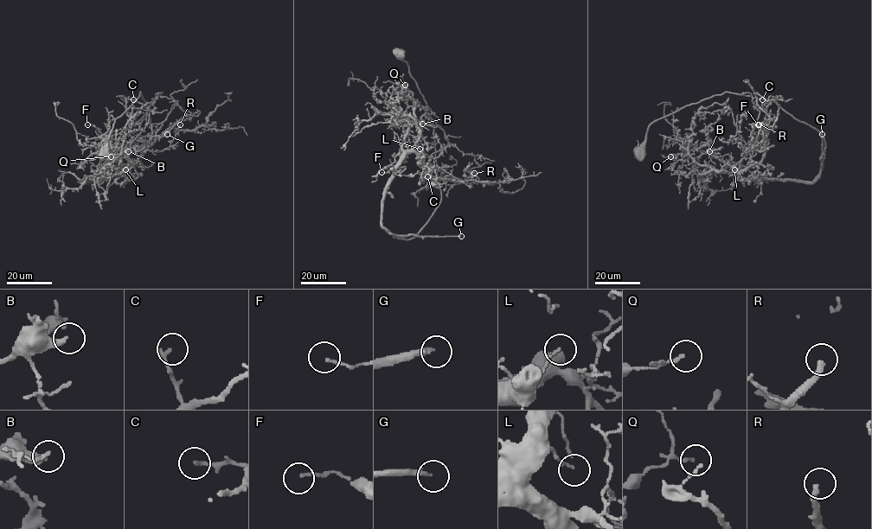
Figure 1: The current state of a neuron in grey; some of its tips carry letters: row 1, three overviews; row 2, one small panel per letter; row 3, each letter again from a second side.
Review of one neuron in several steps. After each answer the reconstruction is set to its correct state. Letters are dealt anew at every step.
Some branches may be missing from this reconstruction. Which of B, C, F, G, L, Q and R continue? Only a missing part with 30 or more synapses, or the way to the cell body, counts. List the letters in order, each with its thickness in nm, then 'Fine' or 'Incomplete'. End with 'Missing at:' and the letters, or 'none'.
B: Thickness 360 nm. Fine
C: Thickness 170 nm. Fine
F: Thickness 120 nm. Fine
G: Thickness 200 nm. Incomplete
L: Thickness 100 nm. Fine
Q: Thickness 140 nm. Fine
R: Thickness 240 nm. Incomplete
Missing at: G, R

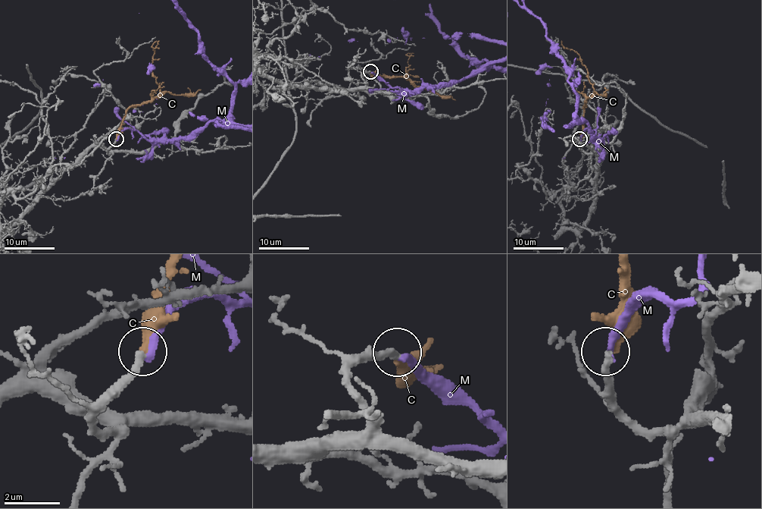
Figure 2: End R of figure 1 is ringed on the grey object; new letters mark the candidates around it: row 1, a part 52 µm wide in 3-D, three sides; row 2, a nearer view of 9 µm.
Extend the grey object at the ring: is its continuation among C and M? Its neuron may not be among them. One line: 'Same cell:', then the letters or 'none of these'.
Same cell: C

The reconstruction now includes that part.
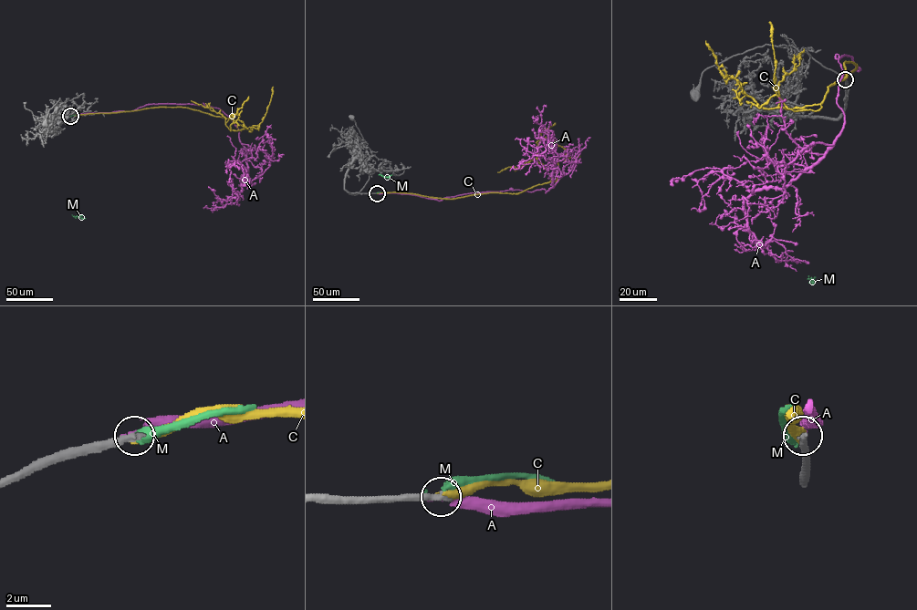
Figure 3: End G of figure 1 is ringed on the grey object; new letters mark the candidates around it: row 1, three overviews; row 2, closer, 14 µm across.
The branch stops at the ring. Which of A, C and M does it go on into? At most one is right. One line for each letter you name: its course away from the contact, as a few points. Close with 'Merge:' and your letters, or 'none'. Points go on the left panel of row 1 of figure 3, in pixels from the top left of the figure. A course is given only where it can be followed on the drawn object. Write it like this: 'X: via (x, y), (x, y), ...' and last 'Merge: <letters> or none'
C: via (70, 116), (188, 108), (233, 119), (244, 129), (237, 130), (230, 130), (232, 115), (248, 96)
Merge: C

